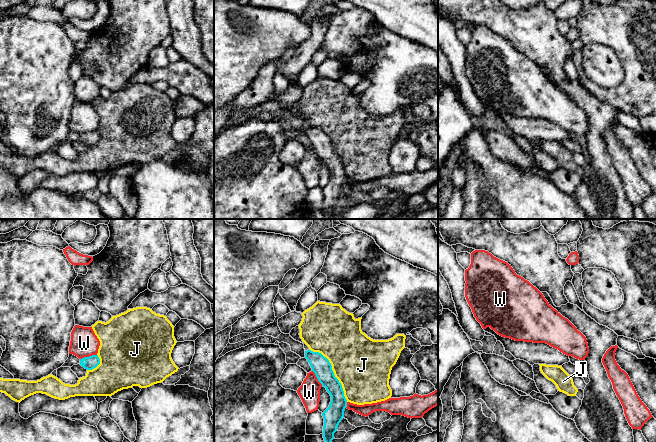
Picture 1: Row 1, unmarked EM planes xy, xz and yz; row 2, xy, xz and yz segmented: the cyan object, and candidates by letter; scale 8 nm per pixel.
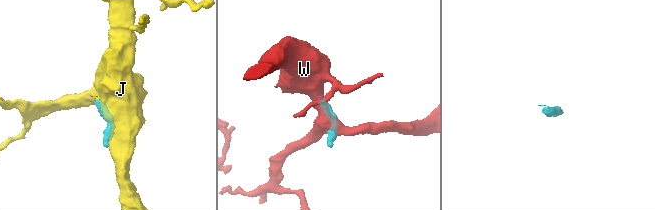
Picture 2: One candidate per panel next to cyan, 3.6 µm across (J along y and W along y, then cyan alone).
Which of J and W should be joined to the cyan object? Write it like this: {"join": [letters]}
{"join": []}

